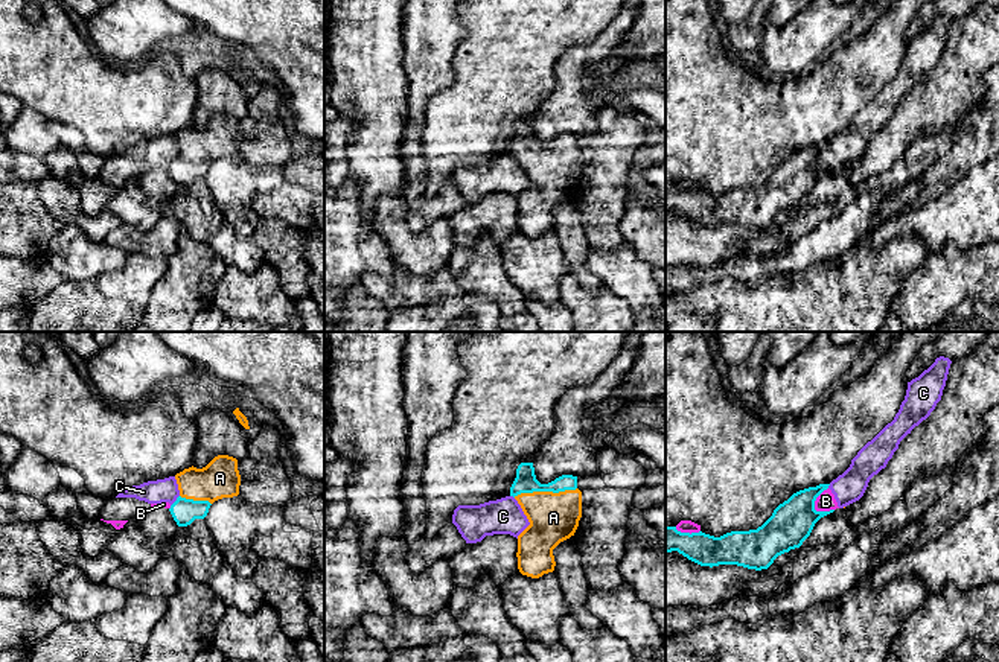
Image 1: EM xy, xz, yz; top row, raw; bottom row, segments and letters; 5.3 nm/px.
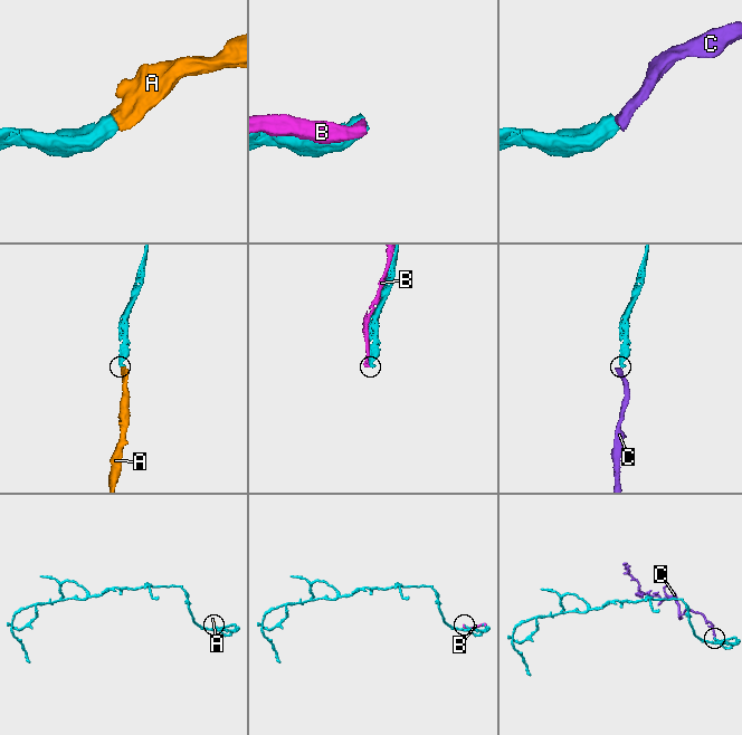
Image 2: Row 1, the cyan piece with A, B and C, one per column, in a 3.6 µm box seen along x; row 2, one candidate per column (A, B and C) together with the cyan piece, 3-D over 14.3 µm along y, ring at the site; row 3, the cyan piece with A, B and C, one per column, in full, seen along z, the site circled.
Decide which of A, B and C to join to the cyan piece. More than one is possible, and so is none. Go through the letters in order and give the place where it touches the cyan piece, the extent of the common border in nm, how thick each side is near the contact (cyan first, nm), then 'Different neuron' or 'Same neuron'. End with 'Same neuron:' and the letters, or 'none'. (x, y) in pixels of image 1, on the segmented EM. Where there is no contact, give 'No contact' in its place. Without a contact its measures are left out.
A: Touches cyan at xz (544, 490). Shared border 340 nm. Thickness 120 nm (cyan) against 260 nm. Same neuron
B: Touches cyan at yz (815, 499). Shared border 150 nm. Thickness 220 nm (cyan) against 100 nm. Different neuron
C: Touches cyan at xy (175, 501). Shared border 80 nm. Thickness 140 nm (cyan) against 130 nm. Different neuron
Same neuron: A

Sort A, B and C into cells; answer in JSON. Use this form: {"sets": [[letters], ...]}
{"sets": [["A"], ["B", "C"]]}

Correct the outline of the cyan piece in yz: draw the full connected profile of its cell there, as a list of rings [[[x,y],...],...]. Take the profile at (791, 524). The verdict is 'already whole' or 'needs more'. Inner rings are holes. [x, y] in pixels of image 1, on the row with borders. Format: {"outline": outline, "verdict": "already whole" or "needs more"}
{"outline": [[[819,484],[793,493],[780,504],[772,516],[757,530],[731,531],[720,537],[699,533],[681,533],[665,527],[665,554],[678,551],[701,566],[737,565],[748,569],[768,569],[774,560],[800,548],[815,524],[833,513],[816,511],[816,498],[830,484]]], "verdict": "already whole"}

